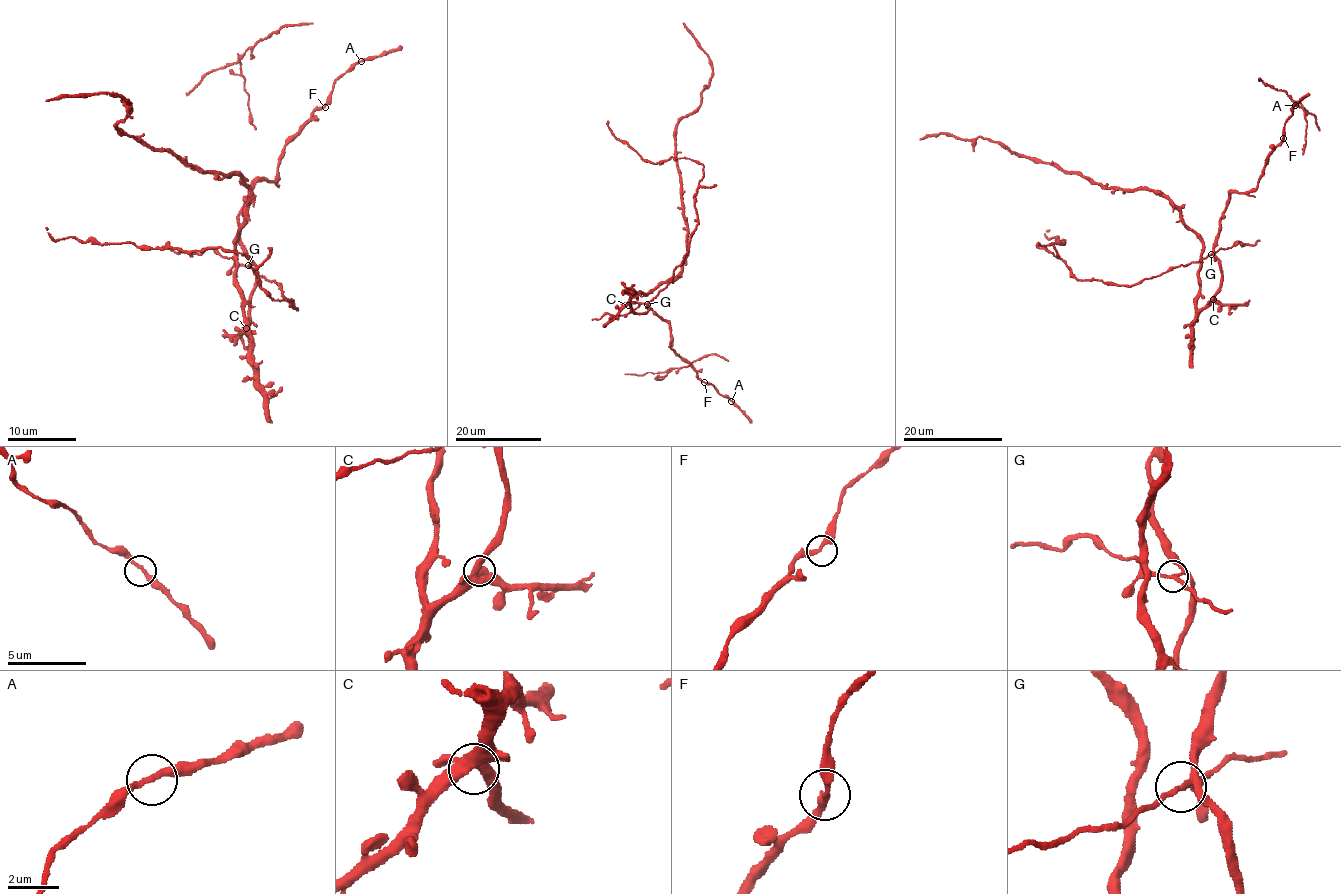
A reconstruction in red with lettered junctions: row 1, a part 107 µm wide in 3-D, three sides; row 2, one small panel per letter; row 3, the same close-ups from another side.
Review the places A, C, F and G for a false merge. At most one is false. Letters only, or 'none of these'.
G

